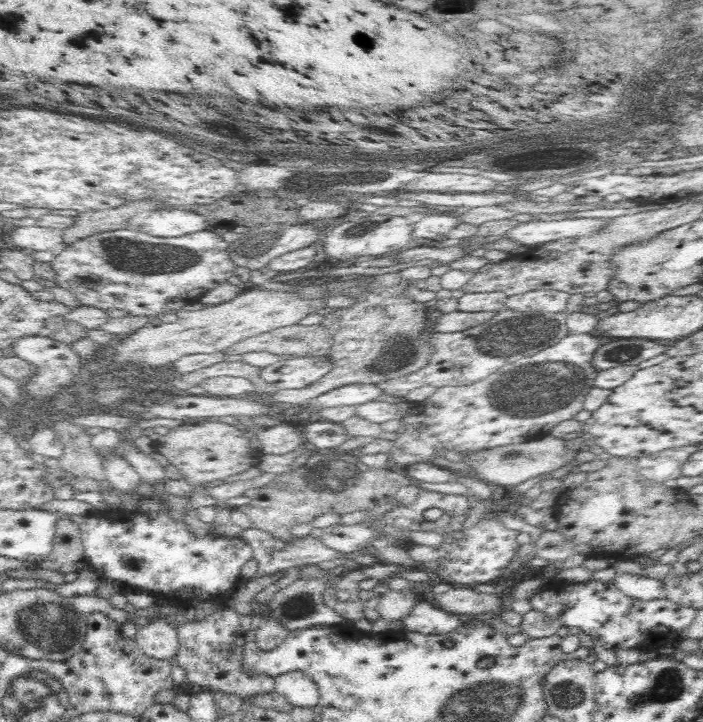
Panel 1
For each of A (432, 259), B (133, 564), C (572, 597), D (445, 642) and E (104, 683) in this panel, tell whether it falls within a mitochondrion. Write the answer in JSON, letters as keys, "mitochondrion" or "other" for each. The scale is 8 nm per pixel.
{"A":"other","B":"other","C":"other","D":"other","E":"other"}

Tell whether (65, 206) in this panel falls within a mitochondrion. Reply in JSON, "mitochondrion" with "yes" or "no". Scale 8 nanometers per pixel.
{"mitochondrion":"no"}

